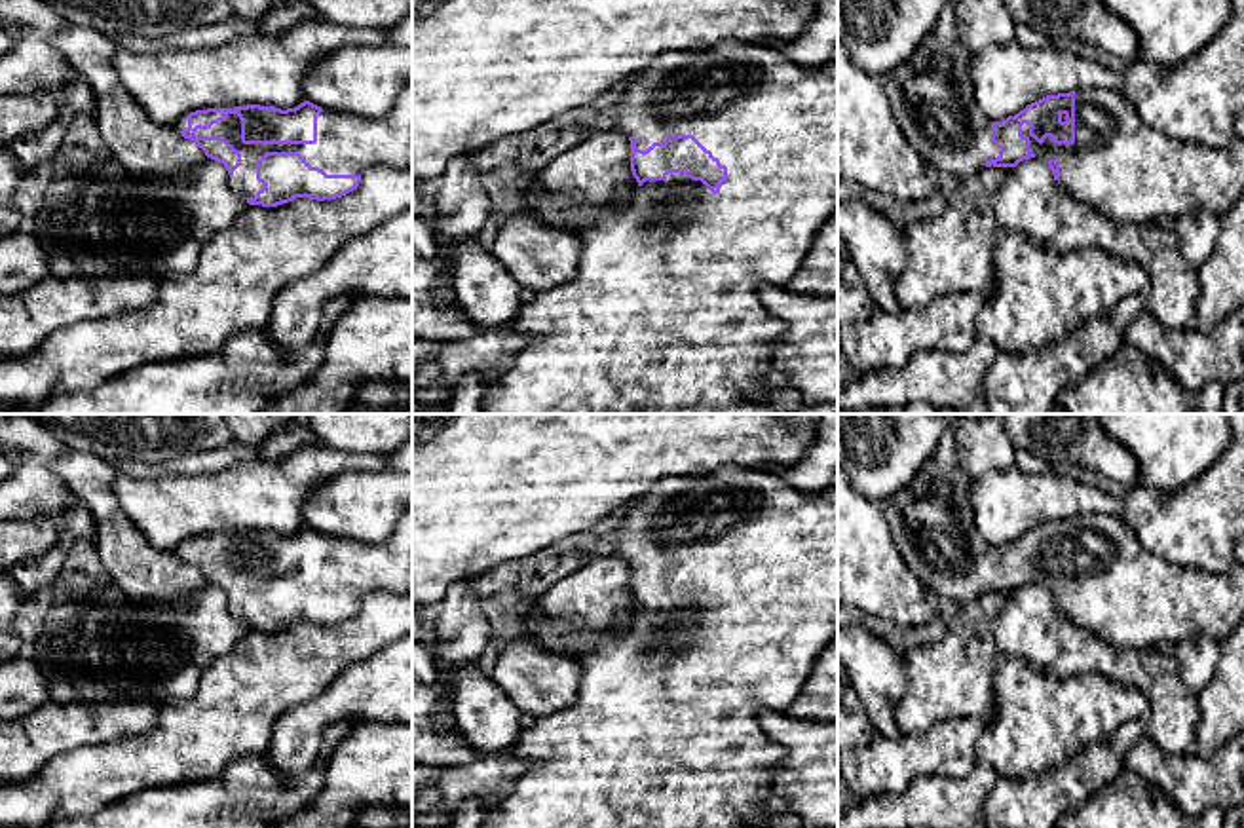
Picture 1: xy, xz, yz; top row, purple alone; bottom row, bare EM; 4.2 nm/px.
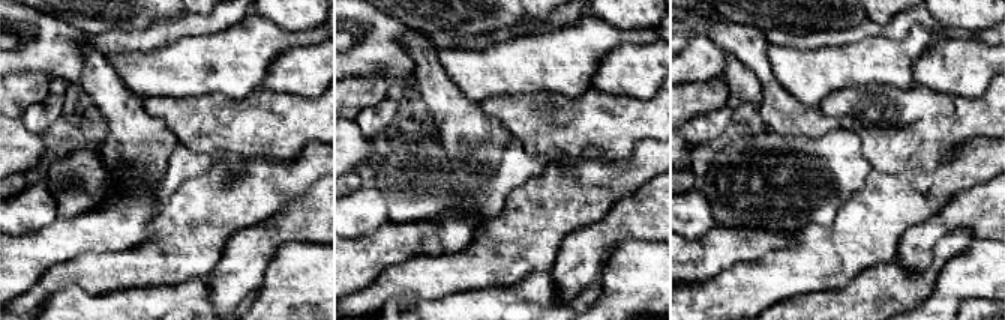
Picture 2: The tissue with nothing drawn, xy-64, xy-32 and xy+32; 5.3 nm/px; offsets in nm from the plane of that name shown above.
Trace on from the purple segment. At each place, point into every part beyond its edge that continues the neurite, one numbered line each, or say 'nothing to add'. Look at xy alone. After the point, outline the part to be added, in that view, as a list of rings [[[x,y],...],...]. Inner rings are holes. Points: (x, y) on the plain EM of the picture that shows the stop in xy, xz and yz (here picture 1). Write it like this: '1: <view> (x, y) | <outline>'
1: xy (346, 568) | [[[412,511],[405,513],[391,536],[380,543],[323,536],[317,541],[315,570],[243,570],[237,539],[228,539],[224,547],[198,555],[196,560],[224,562],[241,579],[241,591],[228,600],[228,608],[245,625],[264,613],[256,606],[256,587],[266,577],[300,577],[311,593],[319,593],[327,600],[363,600],[378,591],[410,594]]]

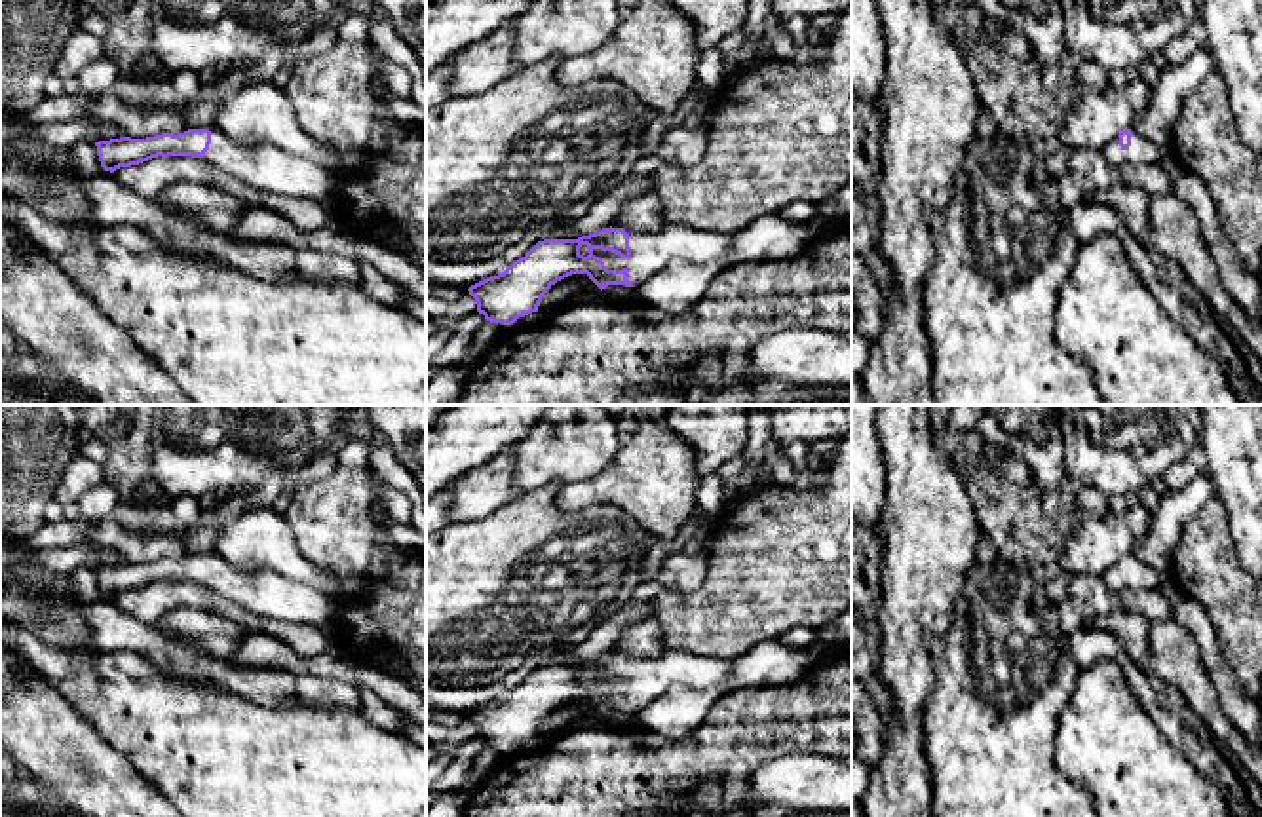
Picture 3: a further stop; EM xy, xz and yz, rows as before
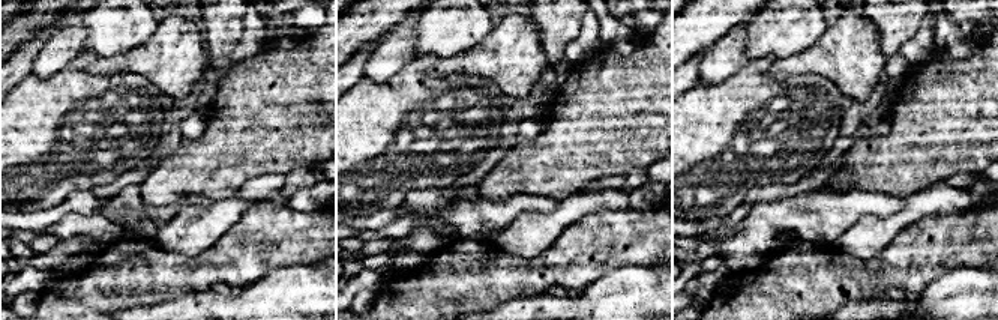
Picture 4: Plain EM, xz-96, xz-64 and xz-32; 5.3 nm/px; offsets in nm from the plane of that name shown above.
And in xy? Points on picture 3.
1: xy (267, 593) | [[[215,555],[205,587],[264,618],[317,625],[327,631],[336,627],[340,600],[274,570],[249,576]]]

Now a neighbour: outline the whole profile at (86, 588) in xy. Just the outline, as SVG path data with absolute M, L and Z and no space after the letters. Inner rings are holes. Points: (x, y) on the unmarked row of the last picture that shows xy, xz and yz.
M82 566L70 574L72 597L78 602L112 602L114 598L101 593L95 568Z

